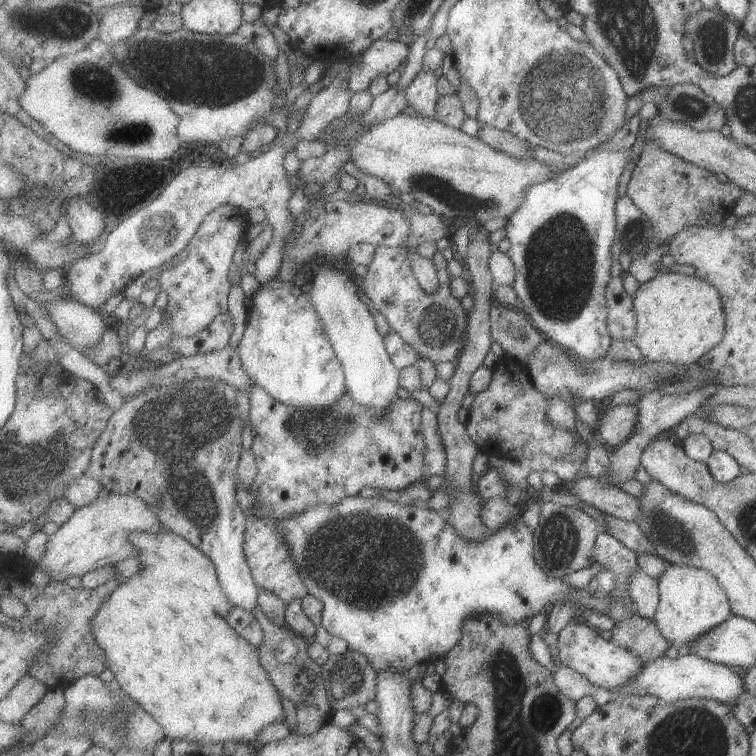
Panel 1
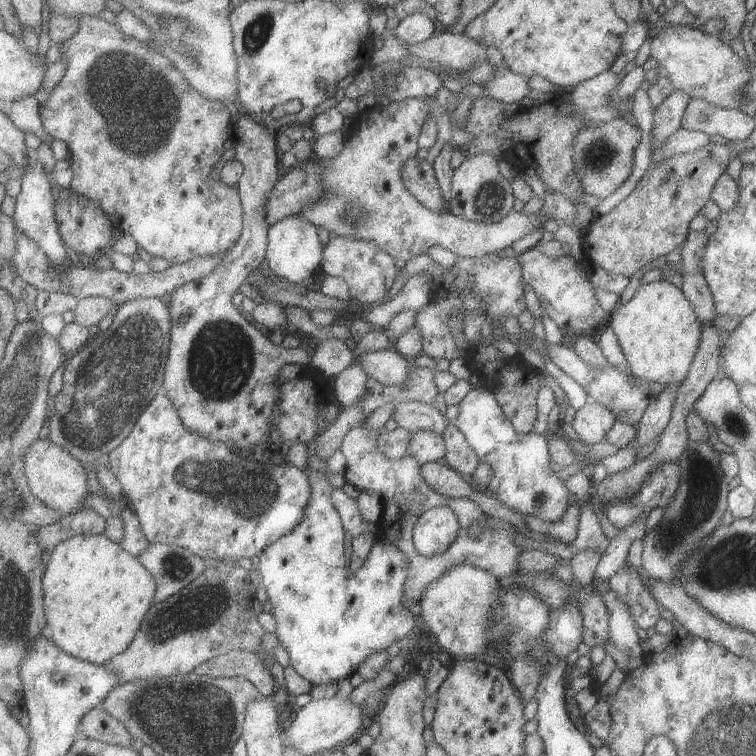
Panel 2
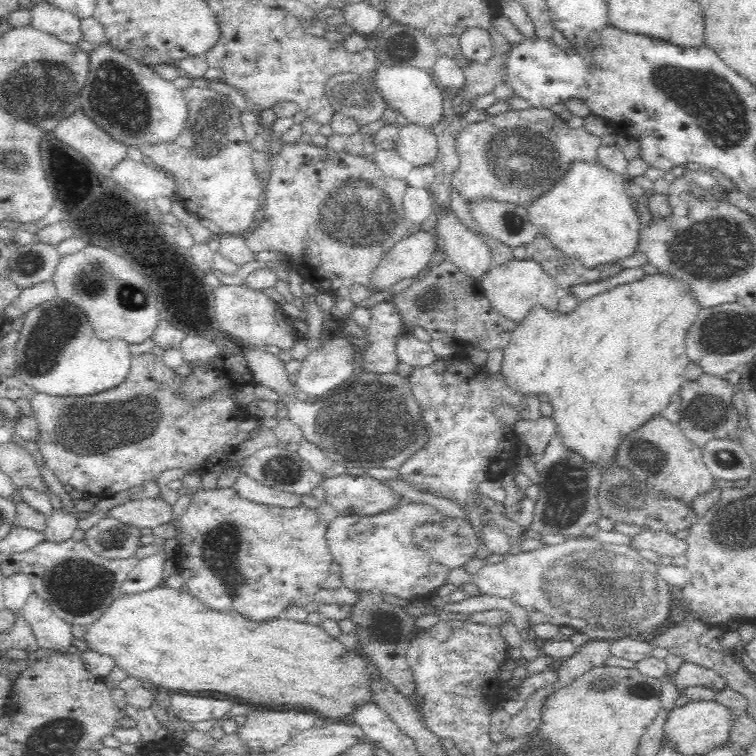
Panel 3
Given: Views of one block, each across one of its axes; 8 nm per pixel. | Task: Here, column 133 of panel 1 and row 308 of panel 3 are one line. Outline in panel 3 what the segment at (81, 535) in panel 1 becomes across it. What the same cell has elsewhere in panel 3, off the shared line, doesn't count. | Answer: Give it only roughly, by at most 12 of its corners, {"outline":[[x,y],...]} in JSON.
{"outline":[[530,259],[494,266],[478,284],[518,324],[536,305],[556,312],[562,291]]}

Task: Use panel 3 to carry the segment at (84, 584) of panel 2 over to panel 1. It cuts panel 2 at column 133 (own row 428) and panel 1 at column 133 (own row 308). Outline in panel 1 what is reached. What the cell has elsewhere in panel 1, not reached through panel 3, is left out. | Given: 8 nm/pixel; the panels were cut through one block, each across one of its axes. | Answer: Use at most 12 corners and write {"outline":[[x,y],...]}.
{"outline":[[133,531],[91,626],[168,738],[284,721],[216,565]]}

